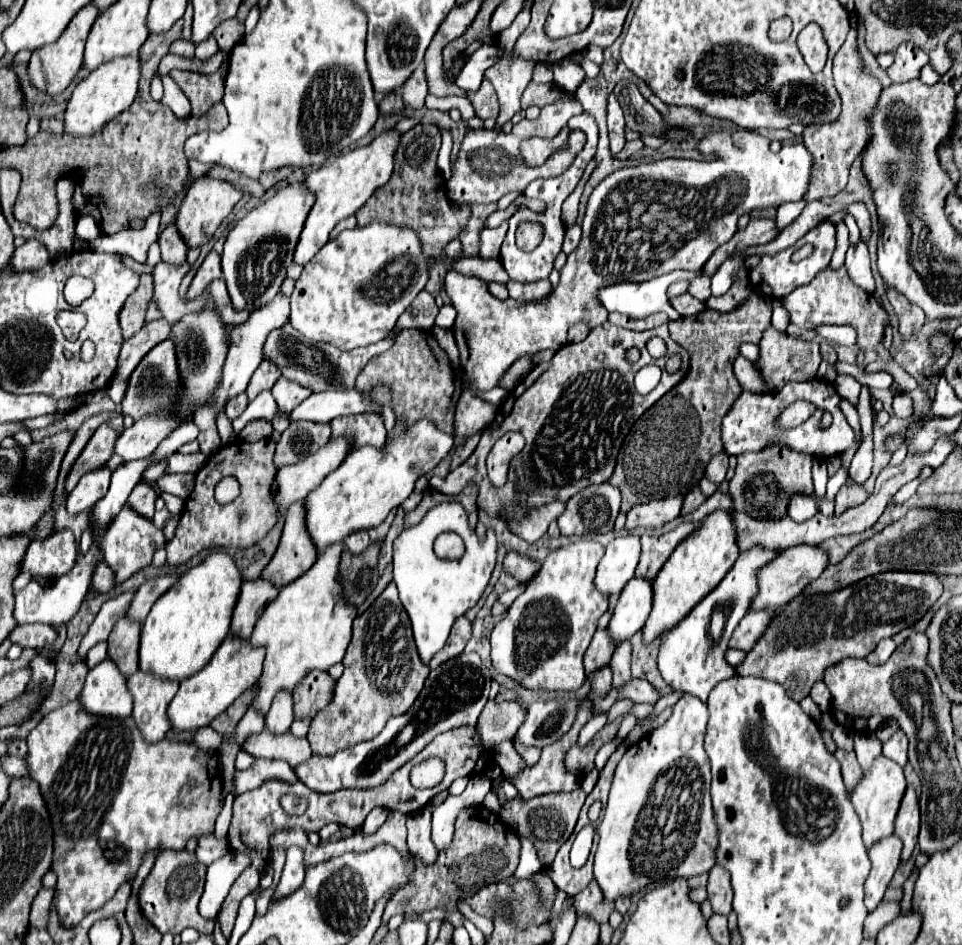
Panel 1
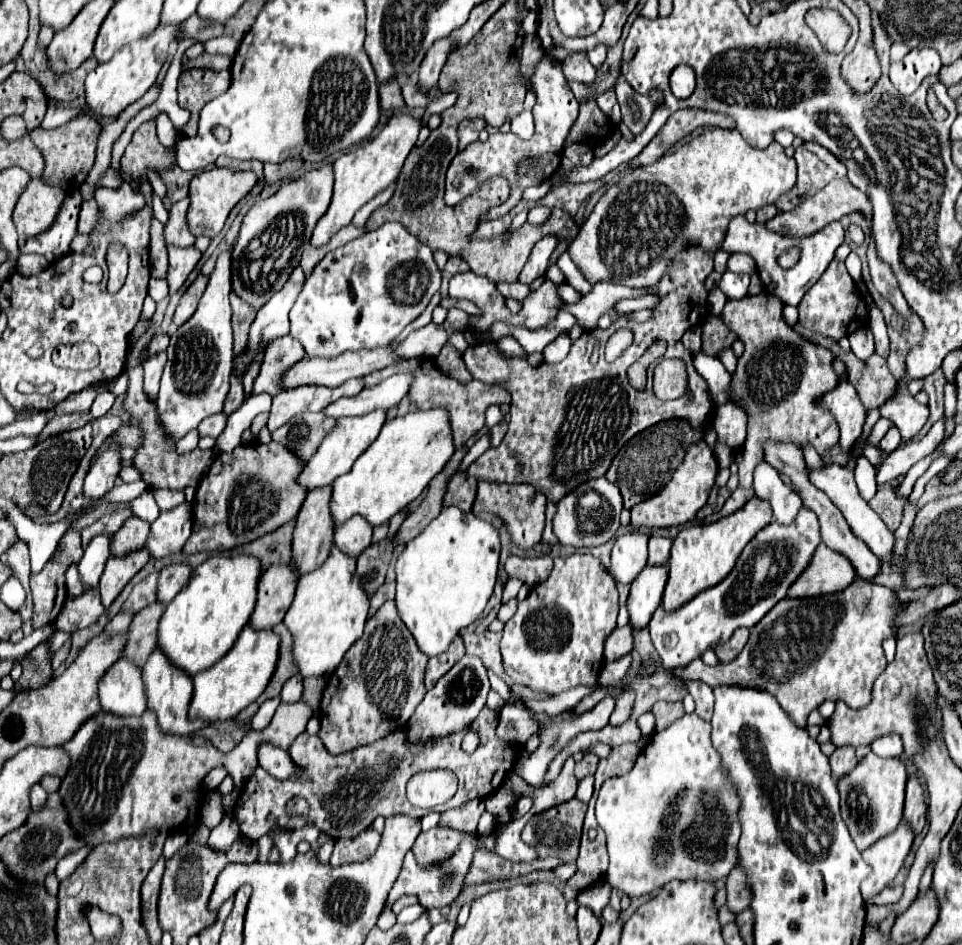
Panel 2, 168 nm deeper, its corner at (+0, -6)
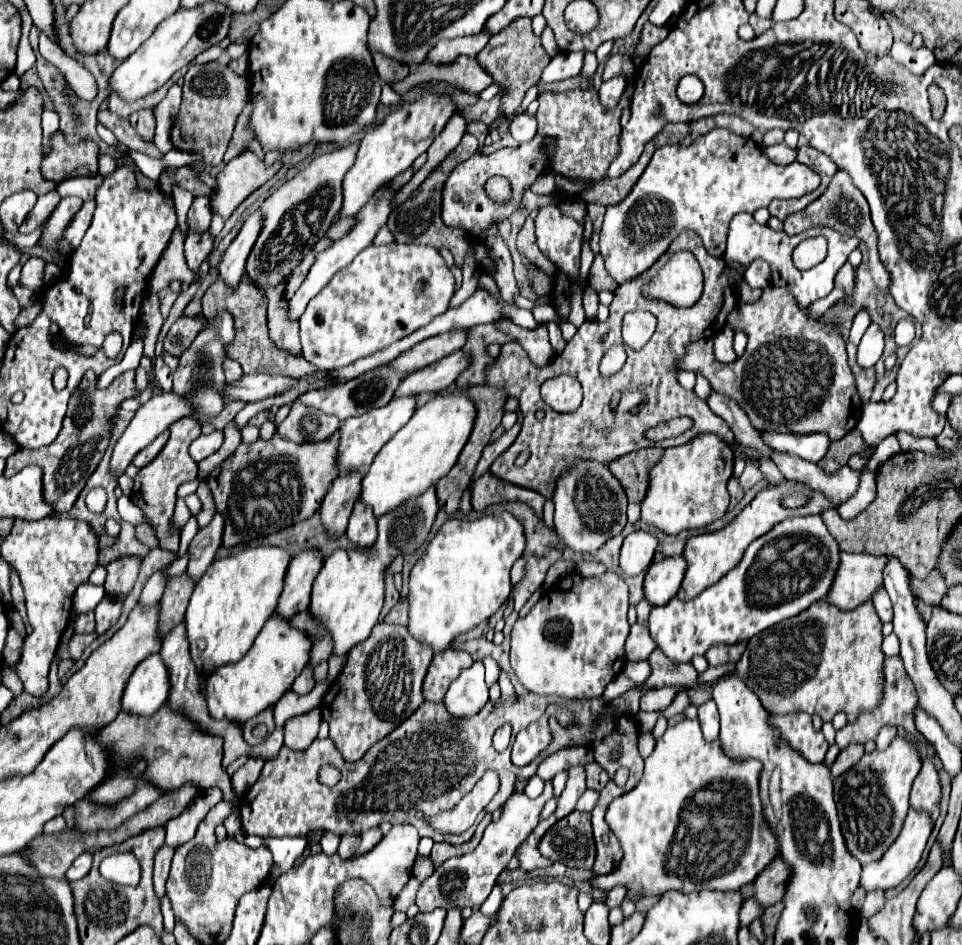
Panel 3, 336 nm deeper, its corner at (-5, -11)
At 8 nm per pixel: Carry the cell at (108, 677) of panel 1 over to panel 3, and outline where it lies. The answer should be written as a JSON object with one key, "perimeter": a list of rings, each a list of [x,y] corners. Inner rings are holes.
{"perimeter":[[[161,655],[141,661],[123,693],[123,709],[135,715],[153,715],[169,695],[169,671]]]}

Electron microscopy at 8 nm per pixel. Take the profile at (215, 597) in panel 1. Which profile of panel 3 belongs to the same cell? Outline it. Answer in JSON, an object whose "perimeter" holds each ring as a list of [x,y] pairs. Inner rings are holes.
{"perimeter":[[[251,547],[231,557],[215,559],[197,581],[185,613],[185,623],[191,657],[203,677],[221,665],[239,661],[251,649],[255,637],[277,607],[289,561],[291,555],[281,547]]]}

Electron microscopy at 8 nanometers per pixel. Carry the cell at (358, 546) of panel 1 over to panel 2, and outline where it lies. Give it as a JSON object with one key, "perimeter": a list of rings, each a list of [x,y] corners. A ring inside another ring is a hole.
{"perimeter":[[[354,516],[336,528],[334,544],[344,554],[358,558],[358,554],[362,554],[370,546],[370,538],[372,538],[370,524],[362,516]]]}

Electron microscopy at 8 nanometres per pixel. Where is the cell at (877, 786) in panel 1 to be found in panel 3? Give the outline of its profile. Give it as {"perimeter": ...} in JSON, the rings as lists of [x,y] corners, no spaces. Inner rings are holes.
{"perimeter":[[[897,735],[885,751],[875,749],[865,753],[851,771],[833,781],[833,795],[847,851],[861,863],[879,861],[897,839],[909,811],[909,791],[919,769],[921,757],[917,747],[903,735]]]}

